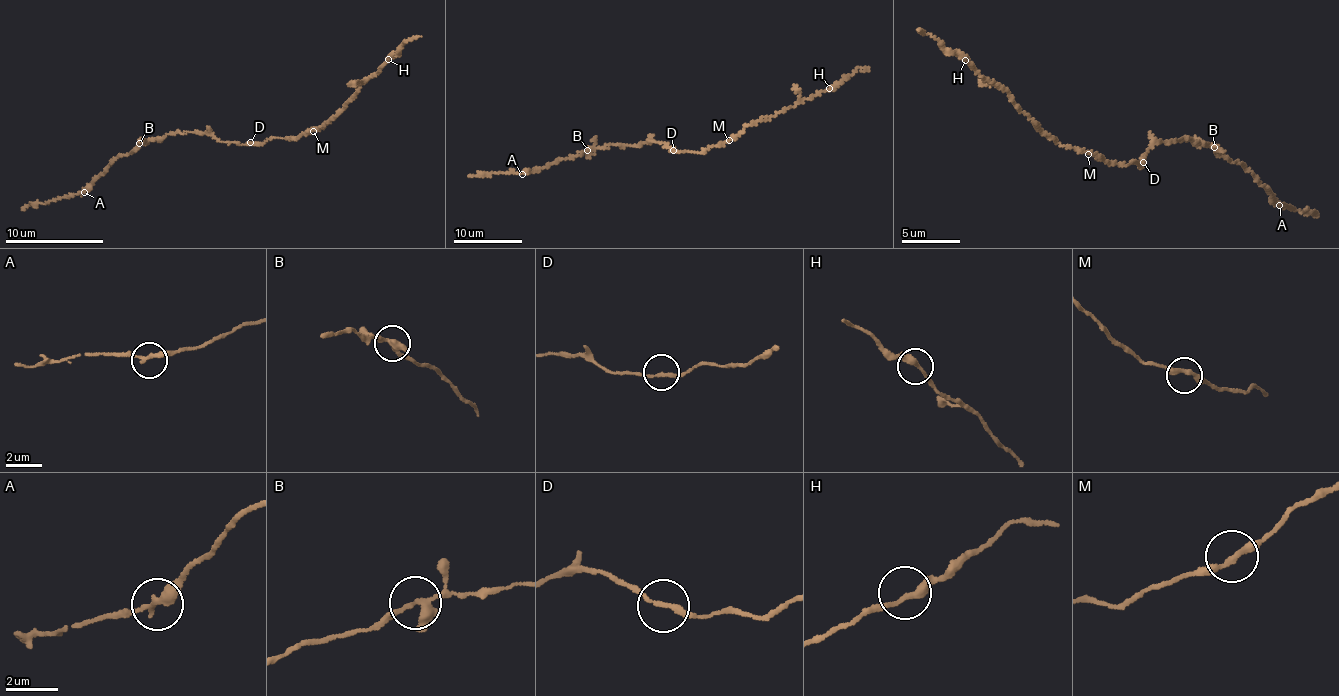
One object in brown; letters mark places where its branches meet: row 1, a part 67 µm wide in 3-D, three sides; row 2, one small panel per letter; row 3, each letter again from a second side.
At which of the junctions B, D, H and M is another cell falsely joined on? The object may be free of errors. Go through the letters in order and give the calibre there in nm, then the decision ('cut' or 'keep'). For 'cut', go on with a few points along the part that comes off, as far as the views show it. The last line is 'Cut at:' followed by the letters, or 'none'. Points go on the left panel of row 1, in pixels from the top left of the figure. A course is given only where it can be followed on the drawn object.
B: calibre 300 nm; keep
D: calibre 190 nm; keep
H: calibre 260 nm; keep
M: calibre 240 nm; keep
Cut at: none

